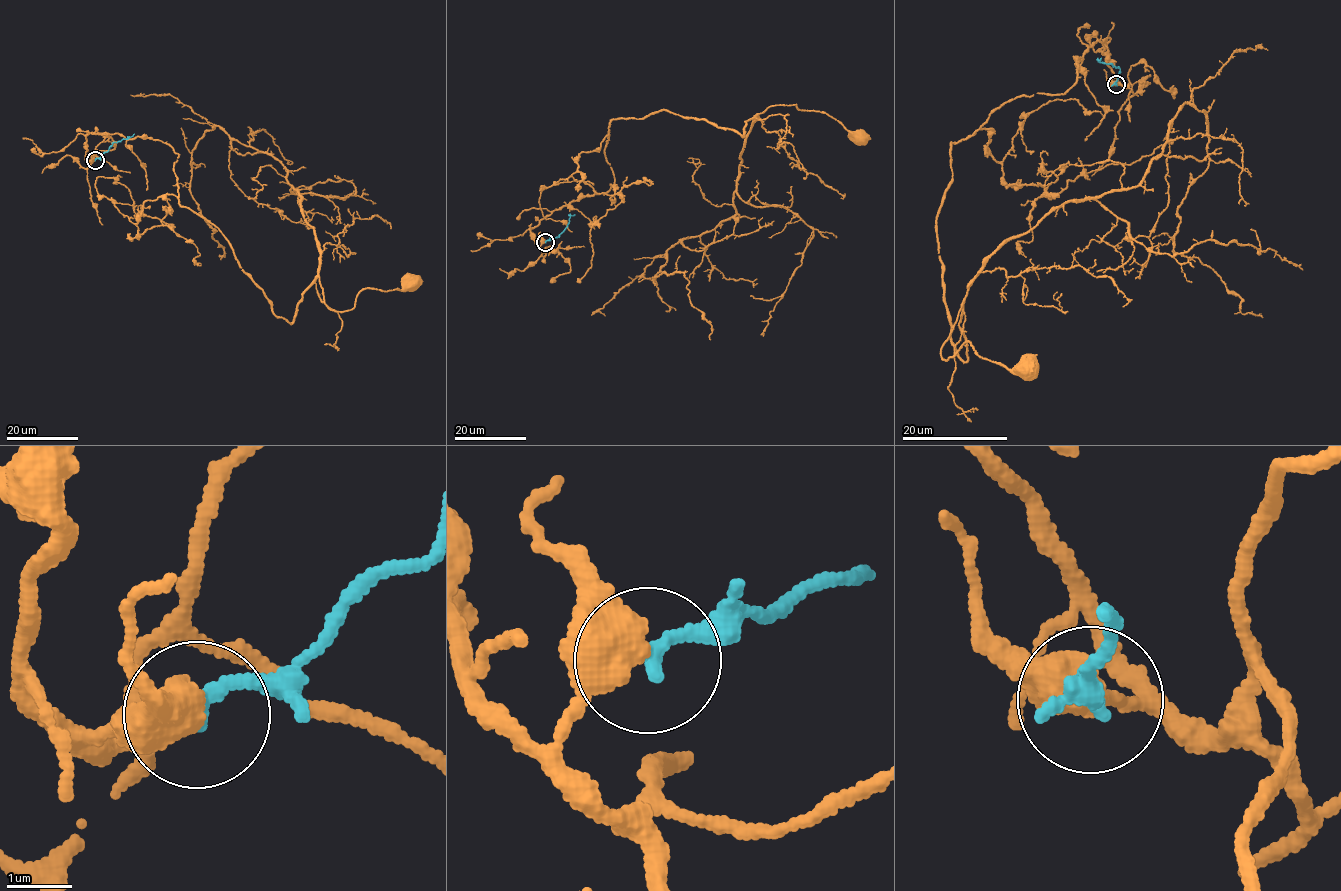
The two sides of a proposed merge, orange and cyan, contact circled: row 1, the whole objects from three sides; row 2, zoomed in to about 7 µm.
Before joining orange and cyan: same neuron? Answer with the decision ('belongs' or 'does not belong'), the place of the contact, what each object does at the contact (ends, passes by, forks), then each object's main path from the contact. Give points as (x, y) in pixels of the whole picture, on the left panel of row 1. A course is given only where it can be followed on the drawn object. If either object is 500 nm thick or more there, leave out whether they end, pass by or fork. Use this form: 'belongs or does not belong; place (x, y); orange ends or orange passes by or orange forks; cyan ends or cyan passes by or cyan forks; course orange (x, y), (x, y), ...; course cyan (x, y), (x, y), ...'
does not belong; place (95, 160); course orange (95, 160), (89, 133), (168, 144), (181, 207), (290, 323), (318, 279), (347, 311), (364, 289), (412, 282); course cyan (95, 160), (112, 144), (134, 134)

